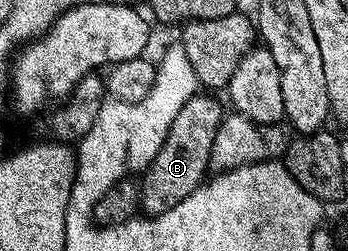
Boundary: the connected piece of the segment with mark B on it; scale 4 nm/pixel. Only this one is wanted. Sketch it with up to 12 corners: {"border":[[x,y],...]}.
{"border":[[193,95],[140,176],[146,216],[206,182],[220,101]]}

